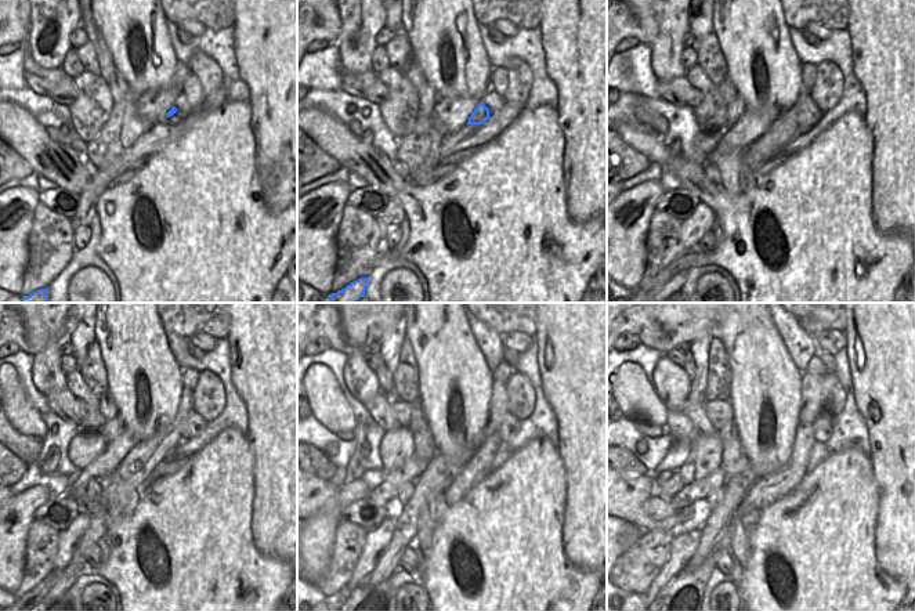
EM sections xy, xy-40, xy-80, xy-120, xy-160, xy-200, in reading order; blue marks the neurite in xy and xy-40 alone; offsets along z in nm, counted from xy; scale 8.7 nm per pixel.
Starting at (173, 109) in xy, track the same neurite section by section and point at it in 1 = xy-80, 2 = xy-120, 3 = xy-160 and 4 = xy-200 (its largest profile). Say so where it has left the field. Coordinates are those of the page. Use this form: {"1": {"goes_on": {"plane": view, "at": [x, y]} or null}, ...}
{"1": {"goes_on": {"plane": "xy-80", "at": [785, 127]}}, "2": {"goes_on": {"plane": "xy-120", "at": [136, 467]}}, "3": {"goes_on": {"plane": "xy-160", "at": [440, 472]}}, "4": {"goes_on": {"plane": "xy-200", "at": [736, 490]}}}

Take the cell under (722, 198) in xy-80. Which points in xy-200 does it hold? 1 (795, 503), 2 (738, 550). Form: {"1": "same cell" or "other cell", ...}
{"1": "same cell", "2": "other cell"}

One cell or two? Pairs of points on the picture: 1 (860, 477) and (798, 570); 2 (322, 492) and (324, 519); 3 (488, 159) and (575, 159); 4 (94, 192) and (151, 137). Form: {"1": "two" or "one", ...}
{"1": "one", "2": "two", "3": "two", "4": "one"}

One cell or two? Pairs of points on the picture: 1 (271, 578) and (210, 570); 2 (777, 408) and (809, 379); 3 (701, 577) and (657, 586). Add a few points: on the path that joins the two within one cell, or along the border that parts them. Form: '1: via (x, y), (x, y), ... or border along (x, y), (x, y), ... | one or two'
1: via (256, 578), (249, 578), (241, 570), (225, 570) | one
2: border along (802, 372), (802, 408), (798, 419) | two
3: border along (686, 568), (657, 596) | two

